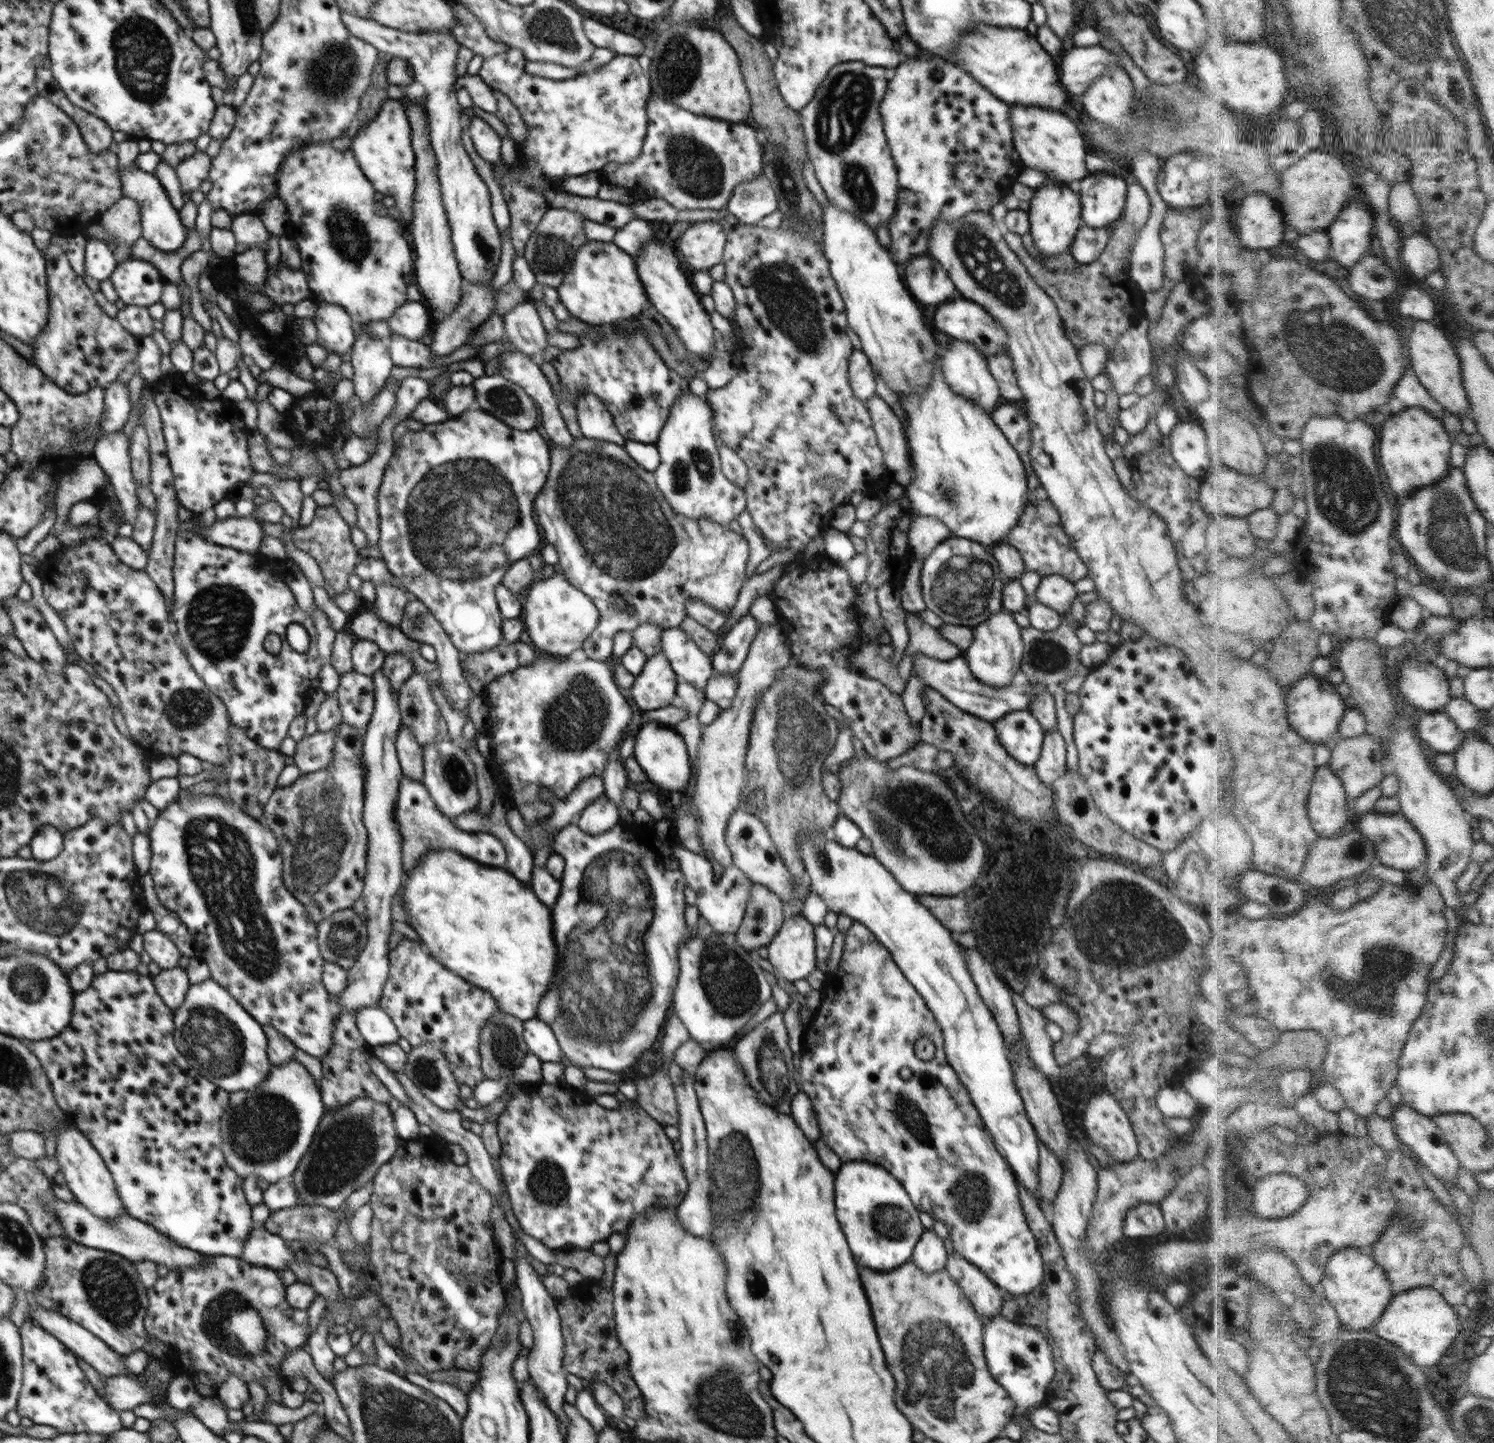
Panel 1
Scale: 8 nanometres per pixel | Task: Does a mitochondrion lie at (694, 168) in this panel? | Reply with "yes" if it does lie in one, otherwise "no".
yes

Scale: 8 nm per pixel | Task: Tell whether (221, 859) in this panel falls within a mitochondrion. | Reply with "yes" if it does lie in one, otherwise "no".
yes

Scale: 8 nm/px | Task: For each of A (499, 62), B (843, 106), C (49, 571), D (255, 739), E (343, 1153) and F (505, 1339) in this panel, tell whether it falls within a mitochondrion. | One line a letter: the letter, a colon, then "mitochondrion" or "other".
A: other
B: mitochondrion
C: other
D: other
E: mitochondrion
F: mitochondrion

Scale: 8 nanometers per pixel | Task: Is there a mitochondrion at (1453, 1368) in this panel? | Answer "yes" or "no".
no

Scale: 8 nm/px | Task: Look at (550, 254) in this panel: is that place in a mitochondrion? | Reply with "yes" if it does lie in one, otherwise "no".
yes

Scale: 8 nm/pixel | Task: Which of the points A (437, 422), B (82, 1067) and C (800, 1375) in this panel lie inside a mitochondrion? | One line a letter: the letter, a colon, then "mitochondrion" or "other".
A: other
B: other
C: other

